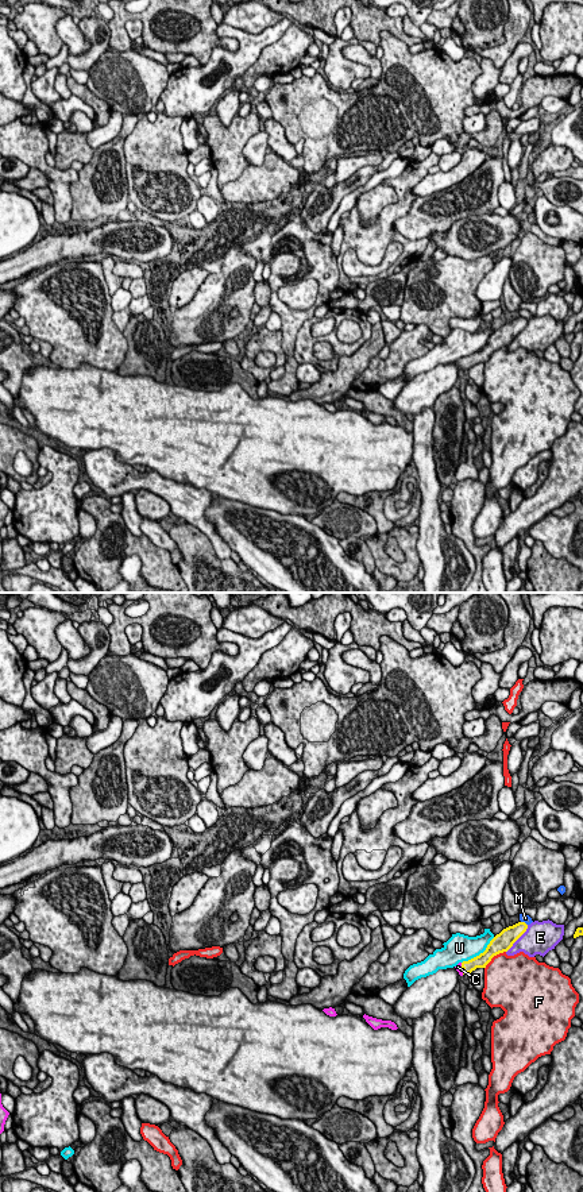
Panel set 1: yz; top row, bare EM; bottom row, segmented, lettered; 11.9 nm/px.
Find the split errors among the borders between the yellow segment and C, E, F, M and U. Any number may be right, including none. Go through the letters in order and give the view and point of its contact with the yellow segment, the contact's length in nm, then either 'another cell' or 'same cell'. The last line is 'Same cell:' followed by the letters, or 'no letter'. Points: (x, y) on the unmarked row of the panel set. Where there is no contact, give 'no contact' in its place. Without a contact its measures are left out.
C: yz (462, 362) | 150 nm | same cell
E: yz (518, 332) | 420 nm | another cell
F: yz (493, 351) | 340 nm | another cell
M: yz (524, 317) | 100 nm | another cell
U: yz (481, 348) | 500 nm | another cell
Same cell: C

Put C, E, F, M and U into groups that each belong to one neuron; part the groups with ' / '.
C / E / F / M / U

